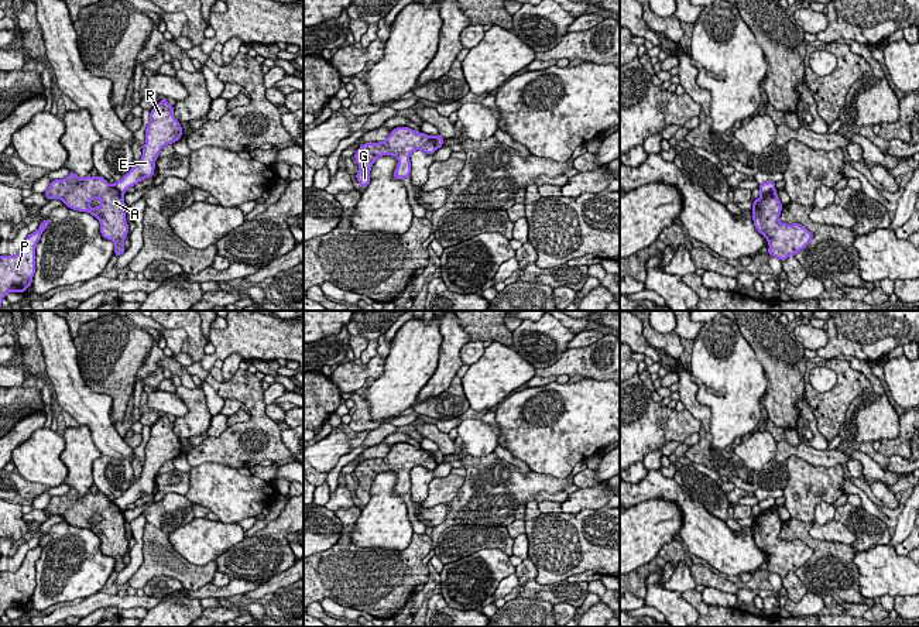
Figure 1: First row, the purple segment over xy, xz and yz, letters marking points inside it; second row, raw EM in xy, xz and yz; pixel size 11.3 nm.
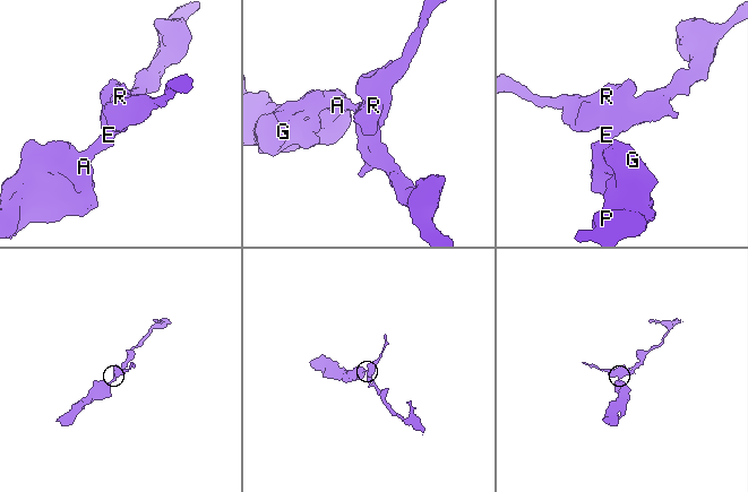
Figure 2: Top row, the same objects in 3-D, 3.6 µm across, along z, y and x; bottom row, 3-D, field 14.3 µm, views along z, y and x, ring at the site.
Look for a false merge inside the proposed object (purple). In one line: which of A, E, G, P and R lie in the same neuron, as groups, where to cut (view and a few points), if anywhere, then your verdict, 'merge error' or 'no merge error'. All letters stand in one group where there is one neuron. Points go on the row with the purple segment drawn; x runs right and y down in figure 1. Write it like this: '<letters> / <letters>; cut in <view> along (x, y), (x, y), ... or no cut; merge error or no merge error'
A G P / E R; cut in yz along (775, 189), (761, 195); merge error

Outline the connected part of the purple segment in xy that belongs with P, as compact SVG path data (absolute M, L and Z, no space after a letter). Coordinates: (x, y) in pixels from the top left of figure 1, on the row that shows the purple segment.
M51 220L41 222L37 232L27 236L16 256L0 256L0 306L7 292L25 292L35 274L35 246Z

